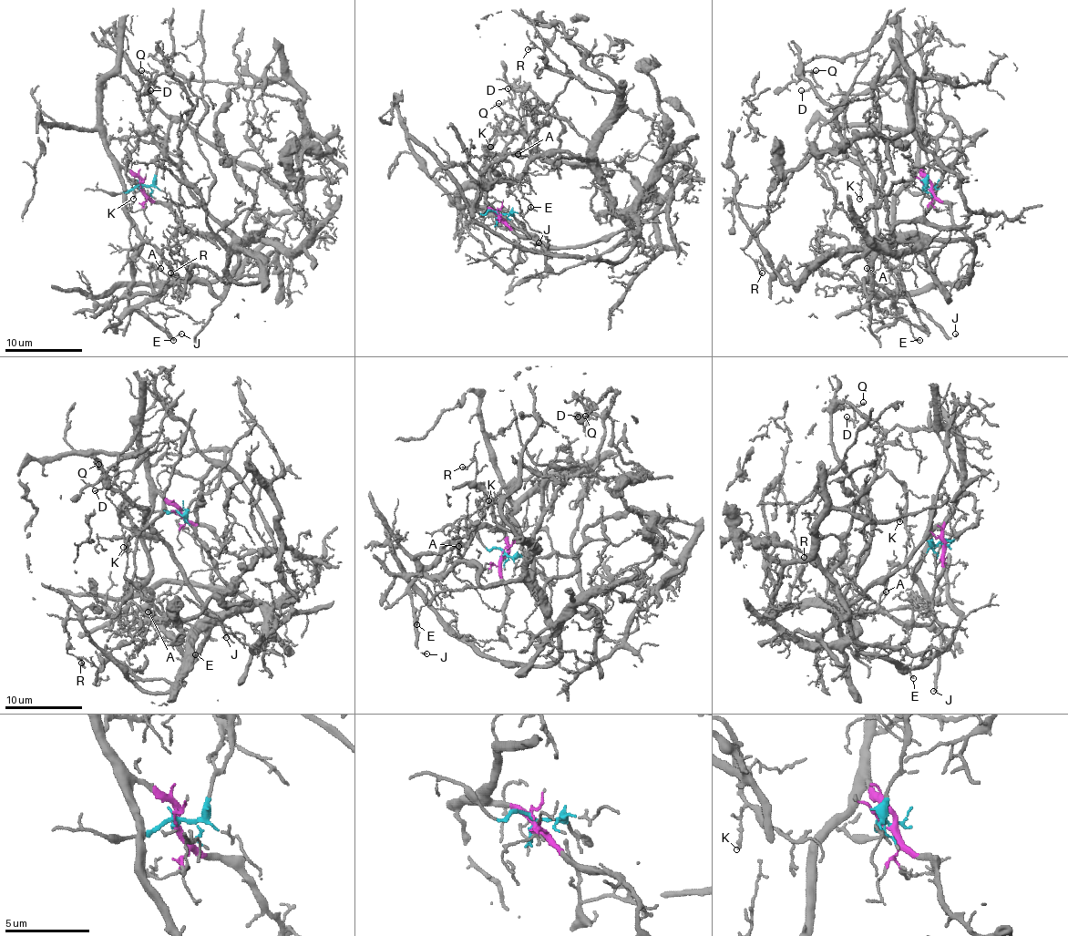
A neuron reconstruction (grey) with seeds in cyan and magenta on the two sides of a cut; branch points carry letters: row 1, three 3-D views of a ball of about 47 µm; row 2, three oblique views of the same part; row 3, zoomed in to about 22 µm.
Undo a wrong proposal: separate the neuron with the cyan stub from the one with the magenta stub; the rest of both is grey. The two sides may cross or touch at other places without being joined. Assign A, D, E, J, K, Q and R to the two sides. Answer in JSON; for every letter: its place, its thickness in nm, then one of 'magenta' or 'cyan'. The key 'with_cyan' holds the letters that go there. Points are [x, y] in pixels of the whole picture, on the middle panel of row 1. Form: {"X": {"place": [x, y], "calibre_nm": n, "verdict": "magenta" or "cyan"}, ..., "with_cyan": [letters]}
{"A": {"place": [518, 154], "calibre_nm": 130, "verdict": "cyan"}, "D": {"place": [508, 88], "calibre_nm": 130, "verdict": "cyan"}, "E": {"place": [530, 207], "calibre_nm": 120, "verdict": "cyan"}, "J": {"place": [539, 242], "calibre_nm": 80, "verdict": "magenta"}, "K": {"place": [490, 147], "calibre_nm": 180, "verdict": "cyan"}, "Q": {"place": [498, 103], "calibre_nm": 160, "verdict": "cyan"}, "R": {"place": [528, 49], "calibre_nm": 160, "verdict": "cyan"}, "with_cyan": ["A", "D", "E", "K", "Q", "R"]}

